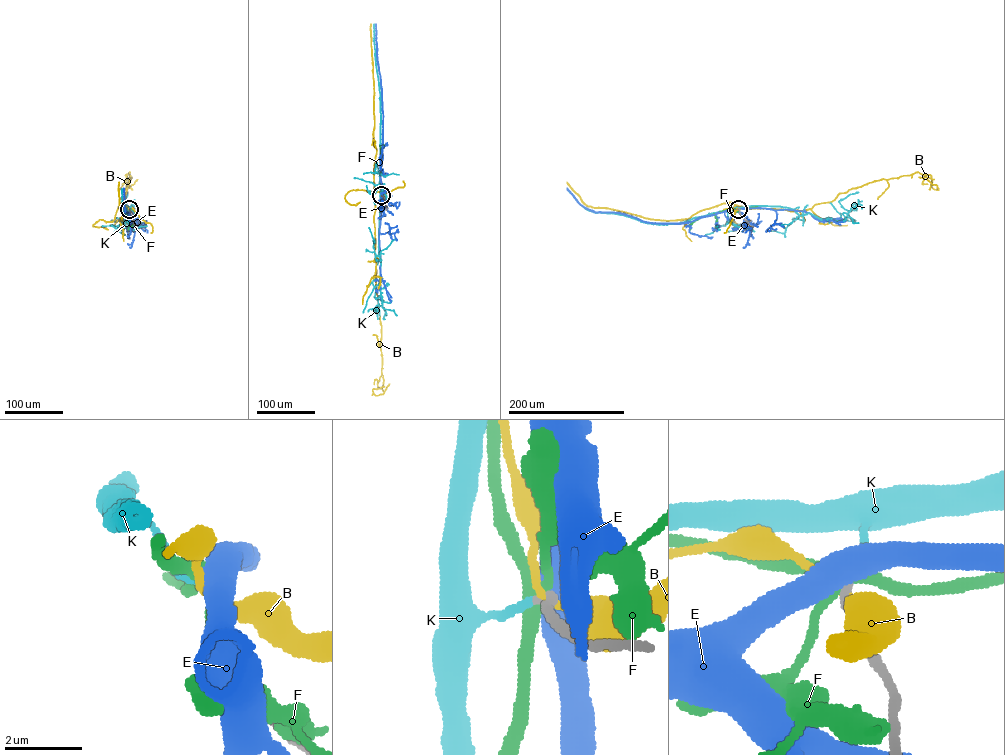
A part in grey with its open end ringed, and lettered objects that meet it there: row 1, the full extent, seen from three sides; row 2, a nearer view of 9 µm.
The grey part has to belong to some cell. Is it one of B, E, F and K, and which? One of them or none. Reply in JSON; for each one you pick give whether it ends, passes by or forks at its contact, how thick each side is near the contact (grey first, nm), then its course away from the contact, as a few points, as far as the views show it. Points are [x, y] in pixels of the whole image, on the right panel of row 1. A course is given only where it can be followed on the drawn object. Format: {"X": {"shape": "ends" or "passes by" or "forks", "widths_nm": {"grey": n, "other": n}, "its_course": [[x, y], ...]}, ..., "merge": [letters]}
{"K": {"shape": "ends", "widths_nm": {"grey": 220, "other": 190}, "its_course": [[738, 209], [678, 223], [648, 223], [623, 215], [589, 211], [567, 188]]}, "merge": ["K"]}

